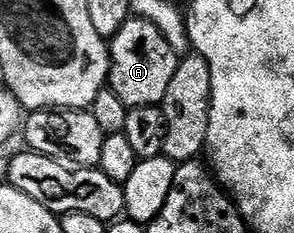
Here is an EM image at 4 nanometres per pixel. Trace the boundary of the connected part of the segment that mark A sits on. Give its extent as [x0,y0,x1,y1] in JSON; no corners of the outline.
[108,16,177,107]

